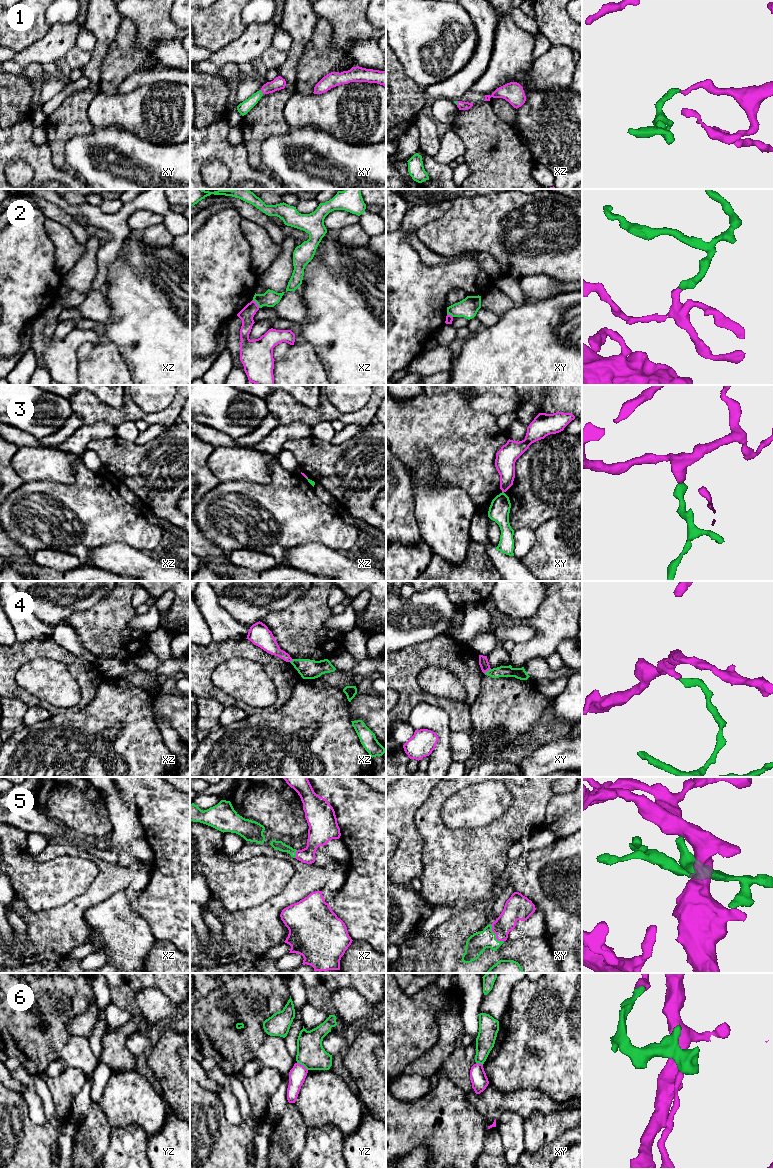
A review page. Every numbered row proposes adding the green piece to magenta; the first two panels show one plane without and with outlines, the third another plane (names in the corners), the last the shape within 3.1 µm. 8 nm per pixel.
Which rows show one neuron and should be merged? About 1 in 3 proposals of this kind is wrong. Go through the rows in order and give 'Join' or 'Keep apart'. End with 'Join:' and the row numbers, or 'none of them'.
1: Join
2: Keep apart
3: Keep apart
4: Keep apart
5: Join
6: Keep apart
Join: 1, 5

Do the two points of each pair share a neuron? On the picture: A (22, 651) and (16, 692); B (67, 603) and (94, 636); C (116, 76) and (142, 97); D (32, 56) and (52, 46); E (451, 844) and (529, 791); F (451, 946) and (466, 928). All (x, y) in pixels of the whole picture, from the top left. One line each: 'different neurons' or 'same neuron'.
A: same neuron
B: different neurons
C: different neurons
D: same neuron
E: same neuron
F: same neuron

